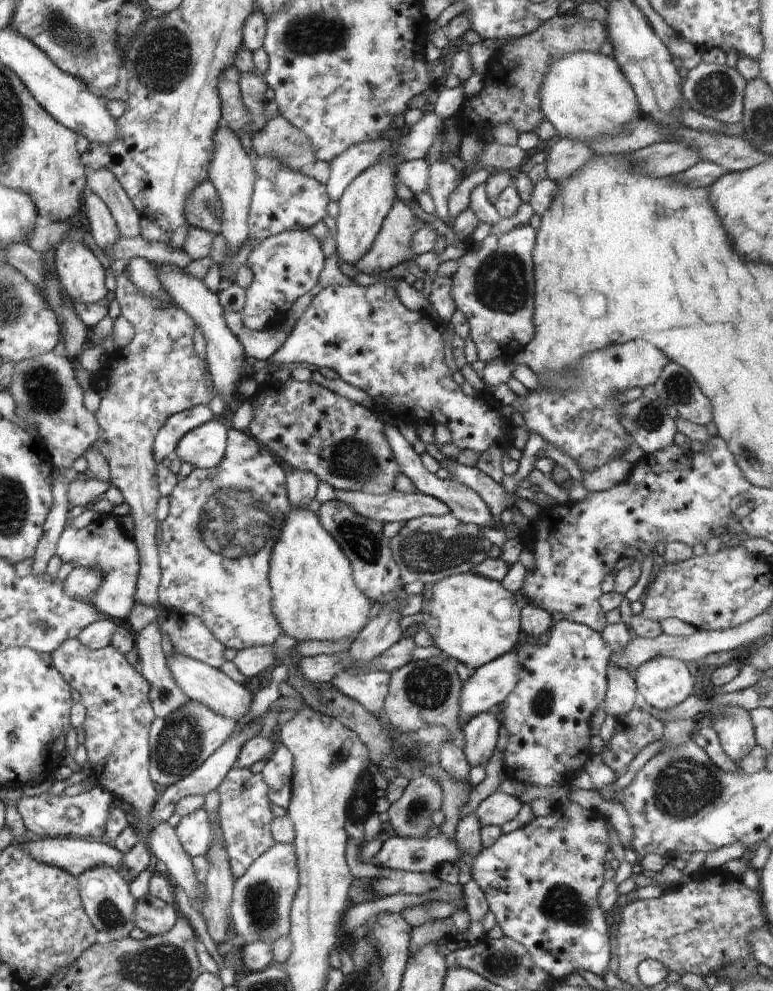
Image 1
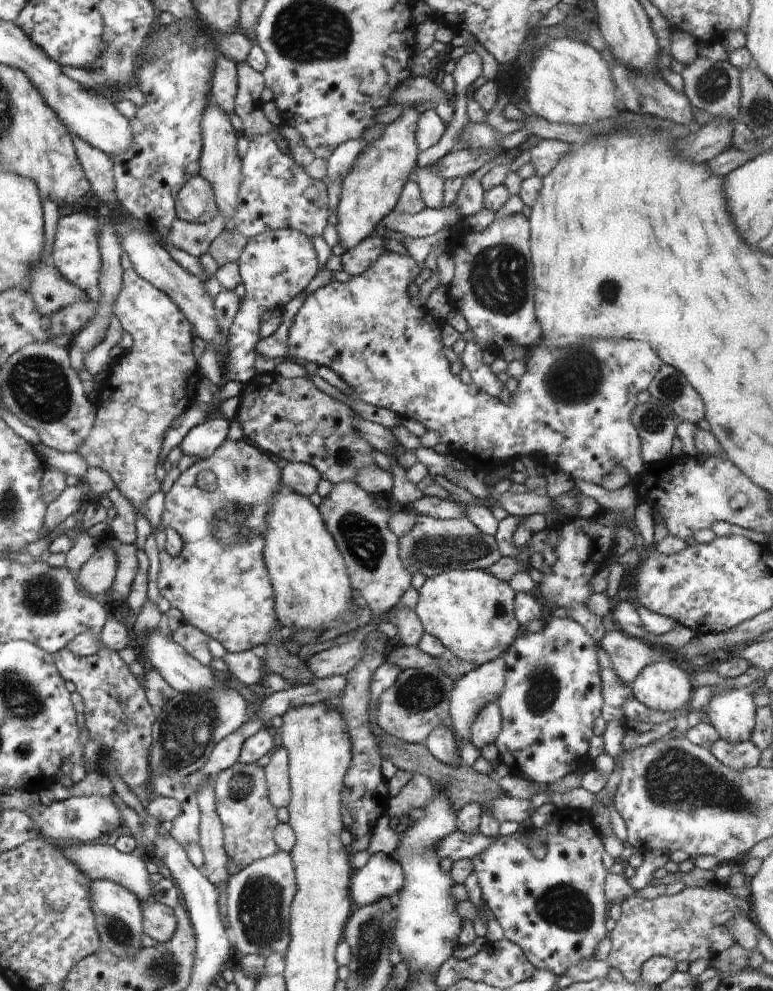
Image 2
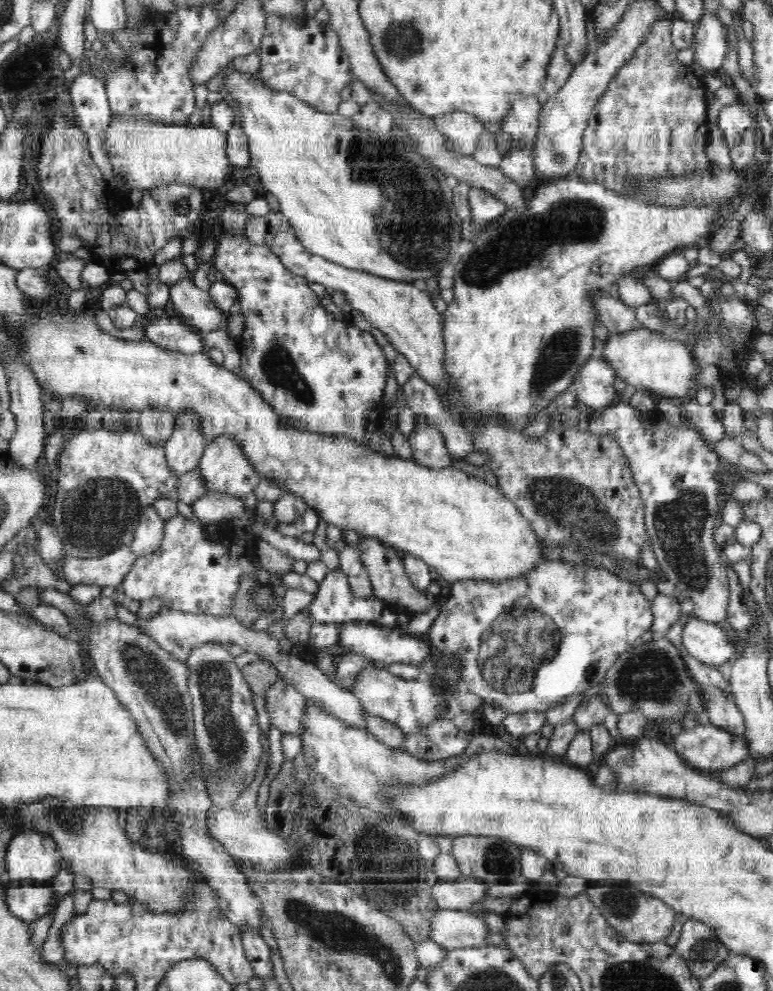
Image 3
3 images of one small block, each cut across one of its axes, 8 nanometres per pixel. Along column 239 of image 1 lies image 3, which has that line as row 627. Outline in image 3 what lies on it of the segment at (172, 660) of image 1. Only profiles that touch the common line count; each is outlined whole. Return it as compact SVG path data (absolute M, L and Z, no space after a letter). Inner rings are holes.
M696 616L685 617L682 644L696 660L712 667L726 664L738 650L738 645L716 623L700 620Z

